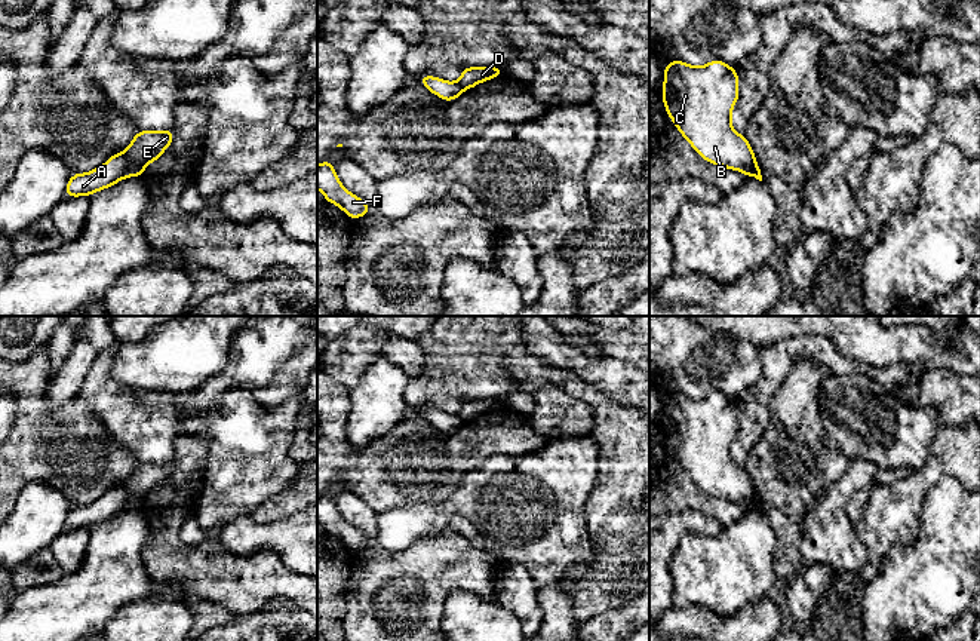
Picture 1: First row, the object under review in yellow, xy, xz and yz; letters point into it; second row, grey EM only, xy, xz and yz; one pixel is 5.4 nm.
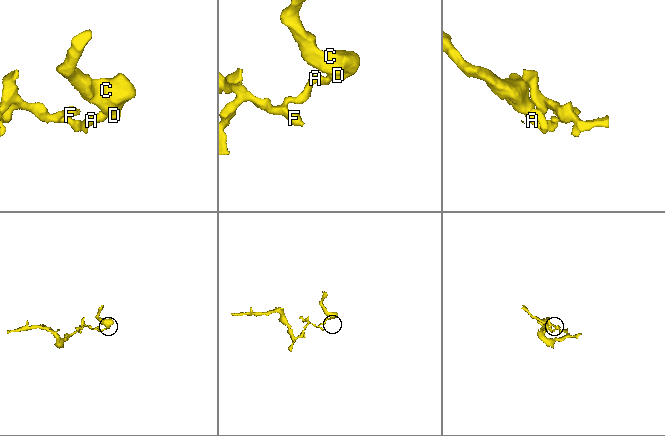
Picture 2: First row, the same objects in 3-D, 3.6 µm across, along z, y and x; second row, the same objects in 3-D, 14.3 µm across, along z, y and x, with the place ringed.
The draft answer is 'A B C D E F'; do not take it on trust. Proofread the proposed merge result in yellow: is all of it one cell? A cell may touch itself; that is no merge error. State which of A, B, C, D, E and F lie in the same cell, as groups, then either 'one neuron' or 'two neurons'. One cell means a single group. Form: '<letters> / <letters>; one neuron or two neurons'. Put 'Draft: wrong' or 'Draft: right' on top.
Draft: wrong
A F / B C D E; two neurons

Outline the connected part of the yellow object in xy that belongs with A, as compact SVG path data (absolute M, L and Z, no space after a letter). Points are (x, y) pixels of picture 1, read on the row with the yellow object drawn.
M116 153L105 165L87 174L73 174L65 190L65 197L90 196L129 177L123 154Z

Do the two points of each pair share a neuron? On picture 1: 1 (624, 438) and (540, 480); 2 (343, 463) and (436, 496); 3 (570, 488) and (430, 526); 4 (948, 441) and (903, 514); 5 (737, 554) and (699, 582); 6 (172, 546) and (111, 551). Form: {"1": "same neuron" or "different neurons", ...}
{"1": "different neurons", "2": "same neuron", "3": "same neuron", "4": "same neuron", "5": "same neuron", "6": "different neurons"}

